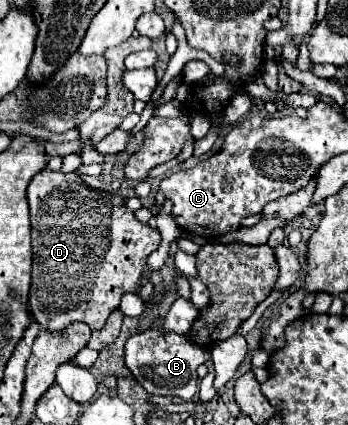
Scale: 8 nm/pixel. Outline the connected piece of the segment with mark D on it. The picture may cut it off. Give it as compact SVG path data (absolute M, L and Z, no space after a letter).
M41 170L27 188L33 228L33 274L29 290L29 310L41 328L61 332L73 322L85 322L91 330L101 330L123 294L139 292L141 278L149 278L147 256L159 248L161 236L149 224L139 222L119 194L89 188L79 174Z

